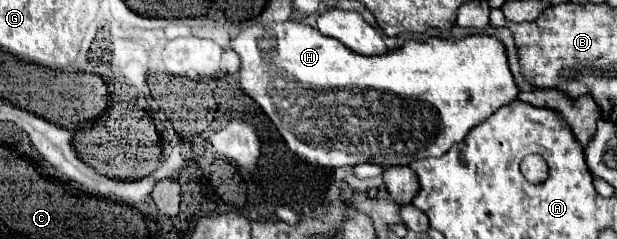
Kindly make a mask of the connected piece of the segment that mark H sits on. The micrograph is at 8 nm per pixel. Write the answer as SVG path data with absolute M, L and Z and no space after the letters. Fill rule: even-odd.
M285 21L285 23L259 23L259 25L253 25L253 27L245 29L243 33L239 33L237 37L233 37L229 47L233 51L237 51L239 57L241 57L241 89L261 105L261 109L269 115L269 119L273 121L277 131L283 135L287 147L299 159L303 159L311 165L323 167L323 169L335 169L335 167L343 167L343 165L353 167L353 165L359 165L359 163L375 163L375 165L381 165L381 167L409 165L411 161L417 161L417 159L441 157L455 143L461 143L473 127L481 125L497 109L501 109L503 105L509 105L511 101L515 101L519 97L519 87L515 85L513 73L511 73L509 63L507 63L505 45L497 37L491 37L491 35L469 35L469 37L463 37L463 39L429 37L427 41L409 39L409 41L405 41L403 47L399 47L395 51L375 55L375 57L365 57L365 55L359 55L359 53L347 49L341 41L335 41L333 37L323 37L317 29L313 29L313 27L309 27L301 21ZM267 85L275 85L275 87L285 89L285 91L271 91L271 89L267 89ZM365 95L371 95L371 105L365 101Z

